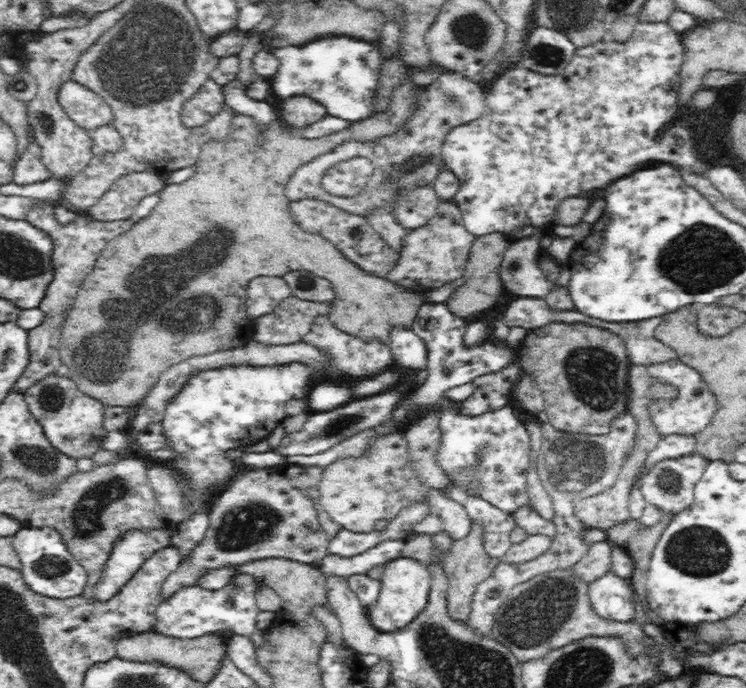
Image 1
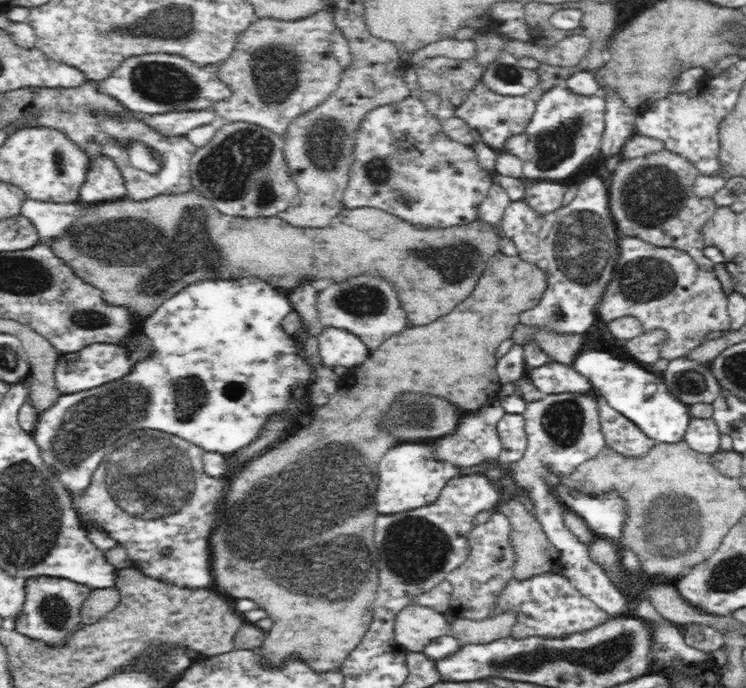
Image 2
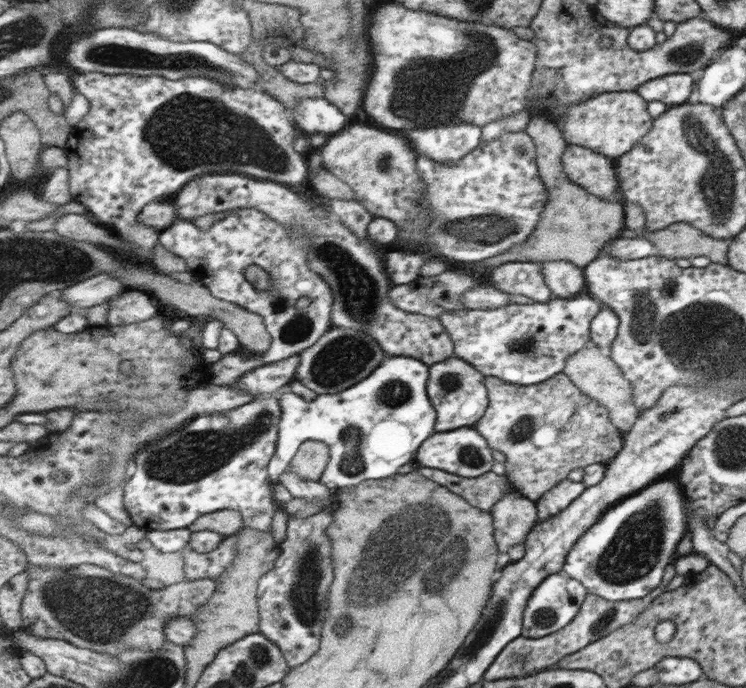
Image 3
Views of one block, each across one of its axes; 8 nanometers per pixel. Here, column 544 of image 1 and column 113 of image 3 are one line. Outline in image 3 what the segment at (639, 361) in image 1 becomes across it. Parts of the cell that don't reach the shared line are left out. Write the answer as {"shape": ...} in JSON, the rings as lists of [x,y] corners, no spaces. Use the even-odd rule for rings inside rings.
{"shape":[[[126,289],[124,293],[116,299],[111,299],[110,302],[108,322],[112,326],[142,322],[142,320],[148,320],[156,314],[156,308],[150,302],[147,292]]]}

